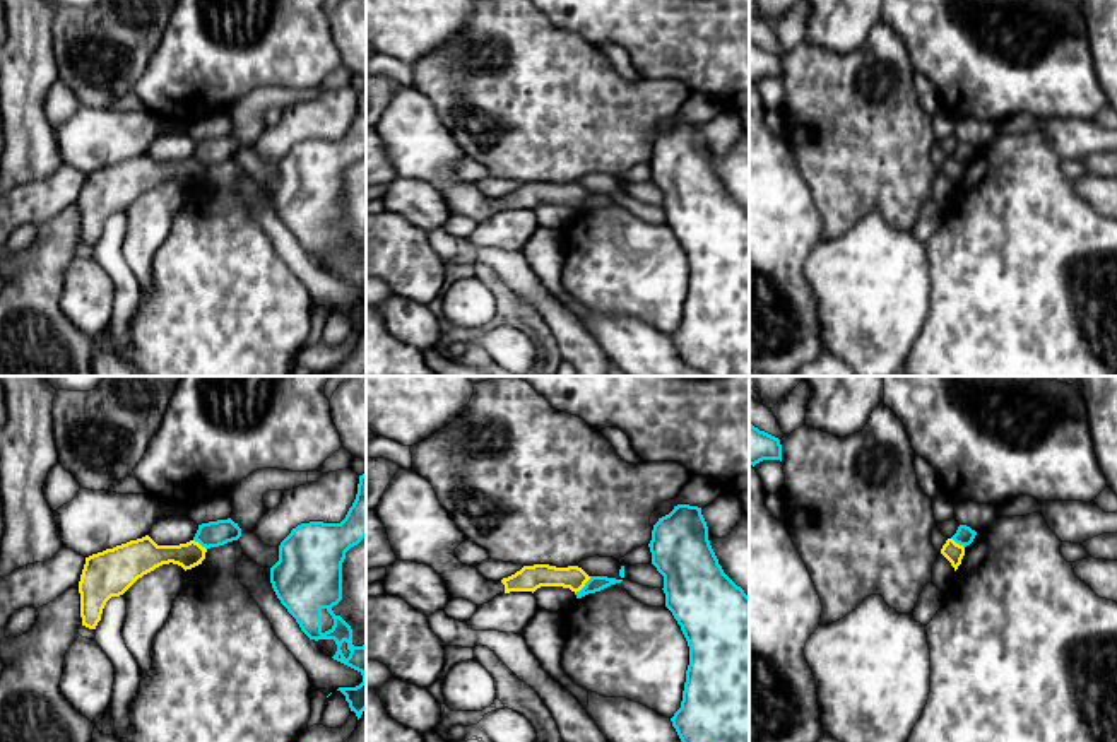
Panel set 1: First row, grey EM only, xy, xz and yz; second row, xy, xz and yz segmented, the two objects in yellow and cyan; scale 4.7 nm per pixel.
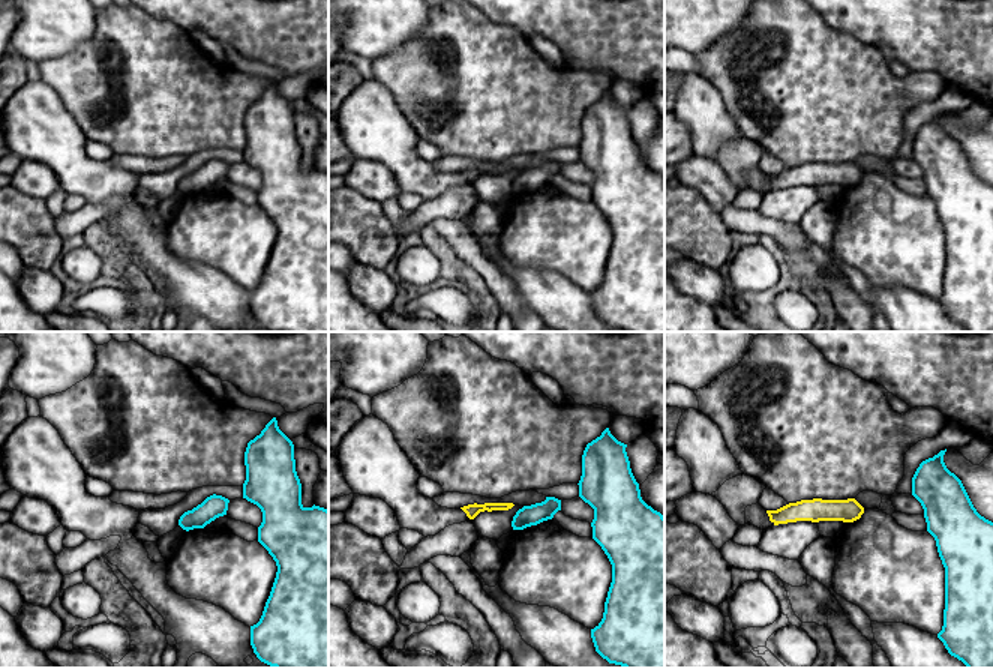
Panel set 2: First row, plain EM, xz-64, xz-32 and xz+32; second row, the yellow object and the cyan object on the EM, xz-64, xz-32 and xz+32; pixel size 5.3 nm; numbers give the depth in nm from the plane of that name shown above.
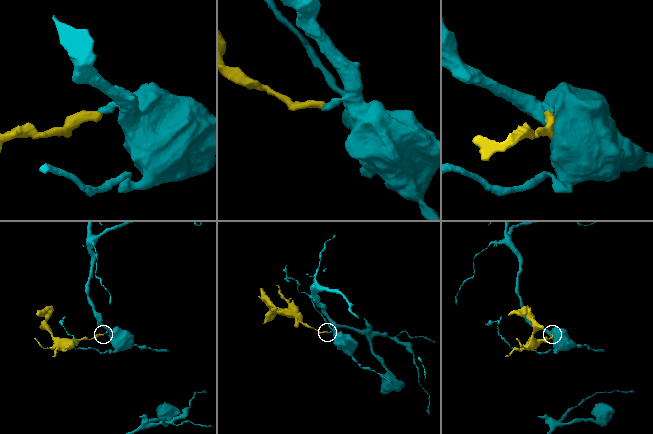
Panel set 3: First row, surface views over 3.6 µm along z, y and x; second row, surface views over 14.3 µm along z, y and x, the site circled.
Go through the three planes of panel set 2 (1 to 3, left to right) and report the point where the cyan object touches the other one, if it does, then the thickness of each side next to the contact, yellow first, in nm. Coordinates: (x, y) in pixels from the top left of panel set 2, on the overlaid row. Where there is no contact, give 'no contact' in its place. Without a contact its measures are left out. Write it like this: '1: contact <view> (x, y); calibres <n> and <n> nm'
1: no contact
2: no contact
3: no contact

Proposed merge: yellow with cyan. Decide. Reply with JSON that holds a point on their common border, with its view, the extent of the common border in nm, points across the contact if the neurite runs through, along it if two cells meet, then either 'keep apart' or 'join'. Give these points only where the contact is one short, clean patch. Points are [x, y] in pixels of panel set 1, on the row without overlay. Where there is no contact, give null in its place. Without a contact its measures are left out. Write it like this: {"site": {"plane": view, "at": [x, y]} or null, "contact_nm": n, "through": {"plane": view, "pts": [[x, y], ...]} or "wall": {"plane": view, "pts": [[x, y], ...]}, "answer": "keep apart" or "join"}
{"site": {"plane": "xz", "at": [584, 202]}, "contact_nm": 120, "wall": {"plane": "xz", "pts": [[591, 194], [575, 211]]}, "answer": "keep apart"}

